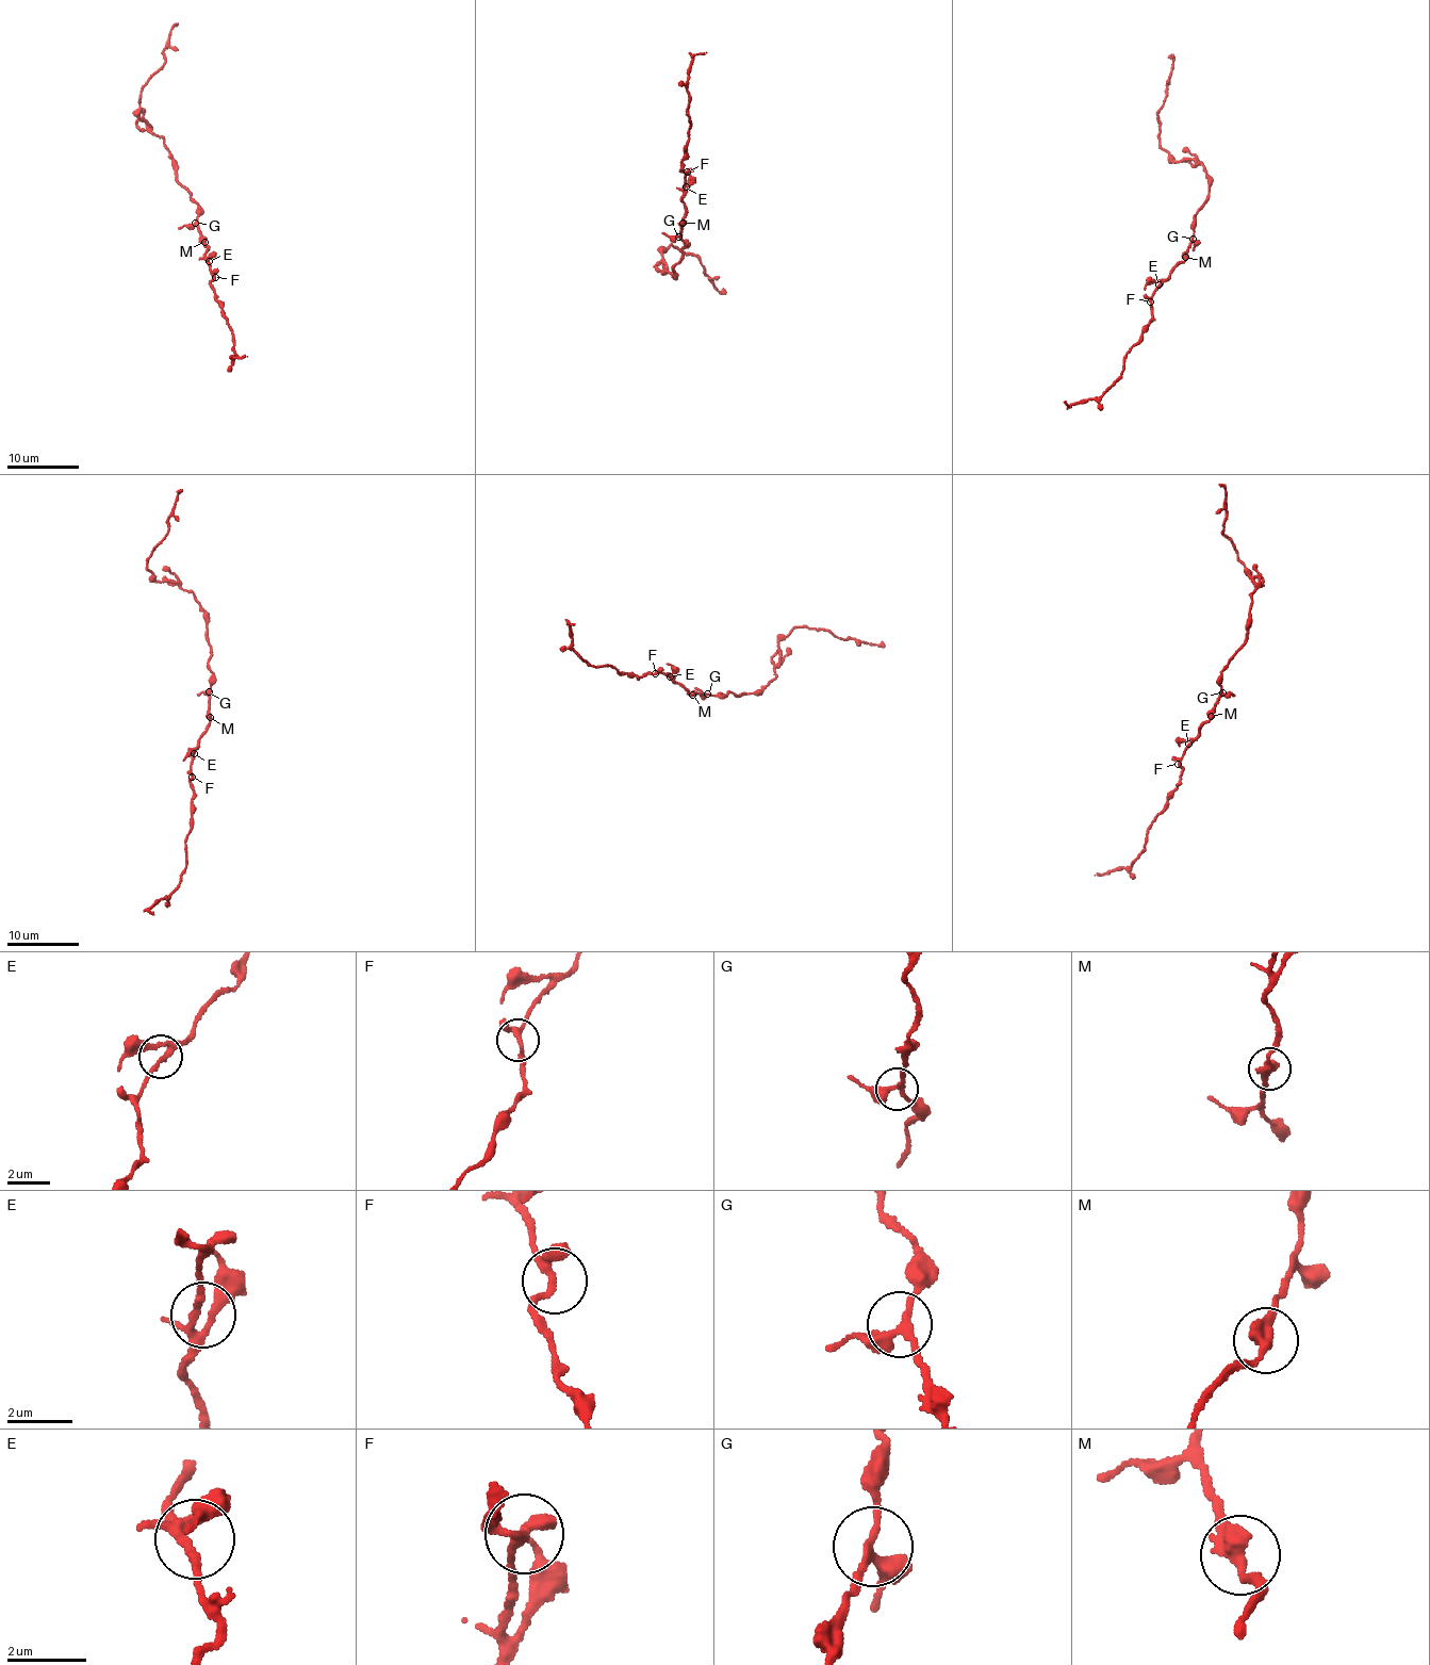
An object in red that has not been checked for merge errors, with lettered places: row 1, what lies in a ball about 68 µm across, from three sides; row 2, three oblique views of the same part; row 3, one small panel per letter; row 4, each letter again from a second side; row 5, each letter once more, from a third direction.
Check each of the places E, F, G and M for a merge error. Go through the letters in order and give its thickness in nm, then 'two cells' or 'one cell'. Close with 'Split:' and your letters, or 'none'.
E: 170 nm | one cell
F: 200 nm | one cell
G: 220 nm | one cell
M: 360 nm | one cell
Split: none

